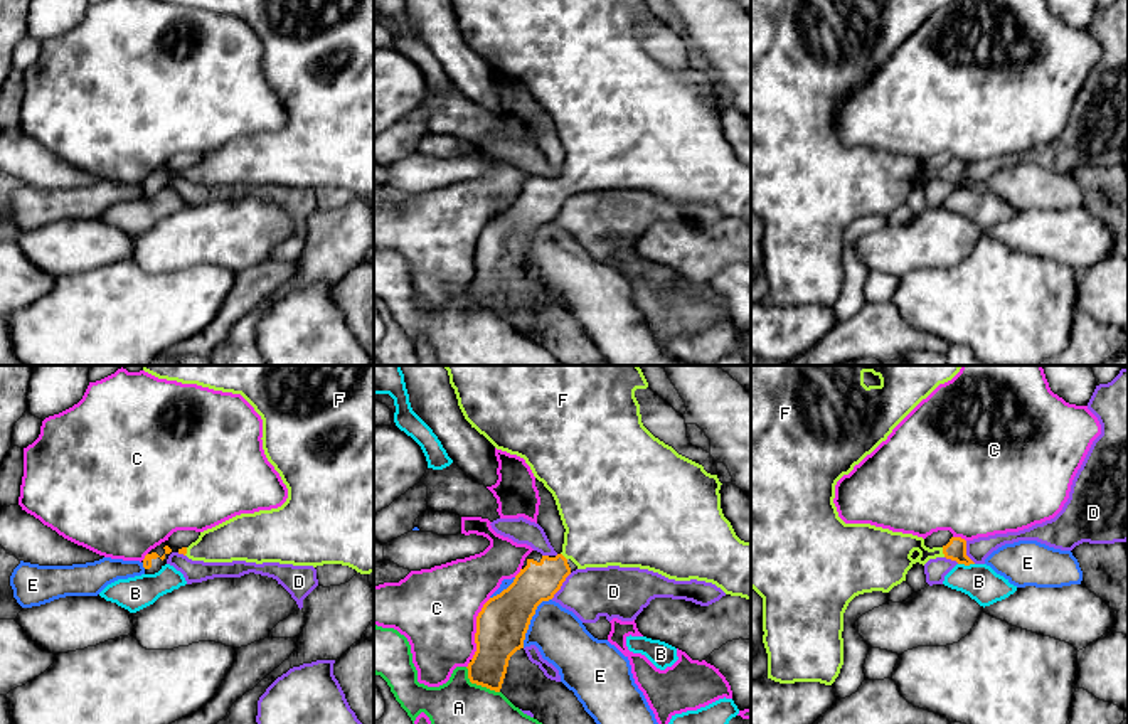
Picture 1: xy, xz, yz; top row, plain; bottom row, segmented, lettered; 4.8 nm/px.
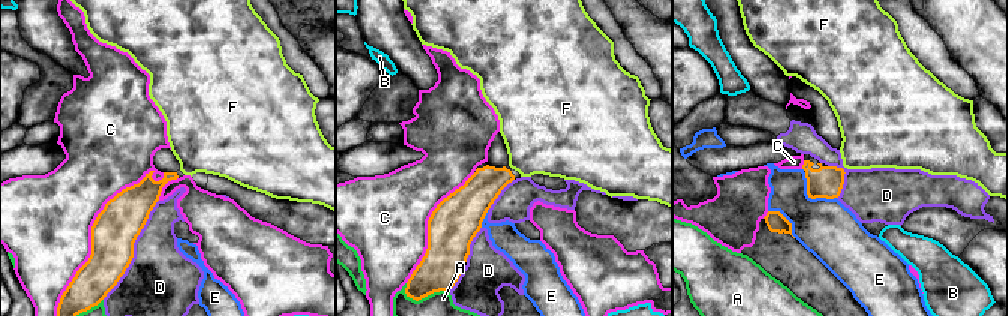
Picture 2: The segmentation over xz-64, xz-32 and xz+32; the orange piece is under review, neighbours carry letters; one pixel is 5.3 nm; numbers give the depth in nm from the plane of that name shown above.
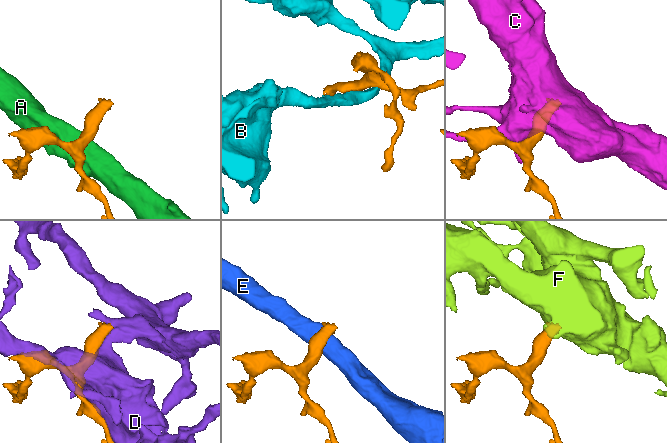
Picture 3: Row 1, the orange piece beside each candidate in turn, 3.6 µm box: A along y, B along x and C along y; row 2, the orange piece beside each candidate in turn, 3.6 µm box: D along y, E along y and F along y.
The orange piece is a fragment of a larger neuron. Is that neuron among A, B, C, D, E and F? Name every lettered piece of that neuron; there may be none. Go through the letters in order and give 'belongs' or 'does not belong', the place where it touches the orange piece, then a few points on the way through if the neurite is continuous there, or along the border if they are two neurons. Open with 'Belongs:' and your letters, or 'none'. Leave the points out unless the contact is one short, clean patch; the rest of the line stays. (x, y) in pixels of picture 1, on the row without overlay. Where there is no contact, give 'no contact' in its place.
Belongs: F
A: does not belong; meets orange in xz at (478, 307)
B: does not belong; meets orange in yz at (967, 187); border along yz (958, 186), (973, 187)
C: does not belong; meets orange in xz at (477, 251)
D: does not belong; meets orange in xz at (561, 207)
E: does not belong; meets orange in xz at (531, 241)
F: belongs; meets orange in yz at (943, 175); runs through yz (955, 172), (943, 175), (918, 169), (891, 175)

